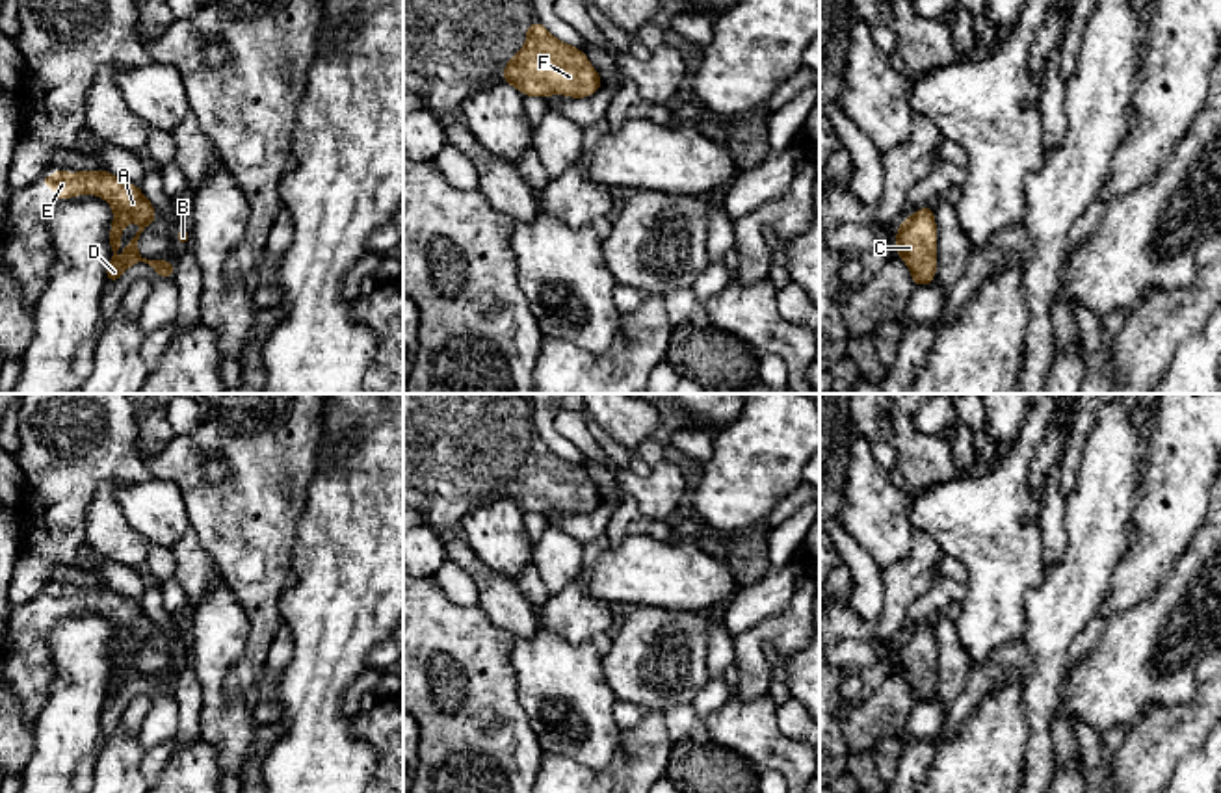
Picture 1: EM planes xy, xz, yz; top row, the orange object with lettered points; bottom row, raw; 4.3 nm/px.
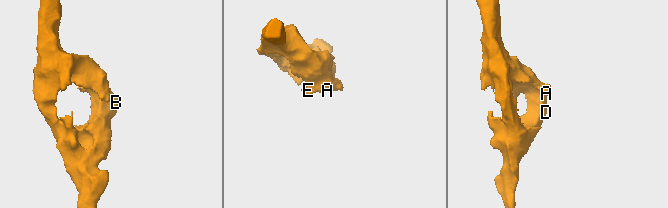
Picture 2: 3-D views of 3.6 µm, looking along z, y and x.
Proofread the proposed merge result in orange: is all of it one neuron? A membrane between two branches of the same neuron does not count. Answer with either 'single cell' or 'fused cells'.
single cell

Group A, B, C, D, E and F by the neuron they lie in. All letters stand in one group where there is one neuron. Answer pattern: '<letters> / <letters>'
A B C D E F

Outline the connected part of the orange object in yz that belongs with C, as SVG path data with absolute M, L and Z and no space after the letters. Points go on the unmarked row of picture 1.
M931 622L916 626L899 639L896 670L911 685L914 702L927 702L937 689L937 637Z

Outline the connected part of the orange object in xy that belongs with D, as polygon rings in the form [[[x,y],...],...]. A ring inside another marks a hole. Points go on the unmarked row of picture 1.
[[[58,583],[54,592],[41,592],[39,600],[50,600],[58,618],[78,611],[98,611],[112,622],[113,639],[110,643],[110,676],[106,683],[108,700],[115,698],[130,682],[139,678],[149,680],[160,693],[173,695],[175,680],[171,676],[147,676],[138,667],[139,650],[156,635],[154,622],[141,609],[141,604],[113,592],[106,585],[74,587],[67,591],[65,583]],[[134,635],[139,639],[139,646],[128,657],[125,672],[115,678],[113,672],[121,661],[121,648]]]

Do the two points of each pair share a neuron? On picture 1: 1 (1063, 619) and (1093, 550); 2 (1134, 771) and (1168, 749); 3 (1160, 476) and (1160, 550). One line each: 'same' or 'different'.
1: same
2: same
3: same

